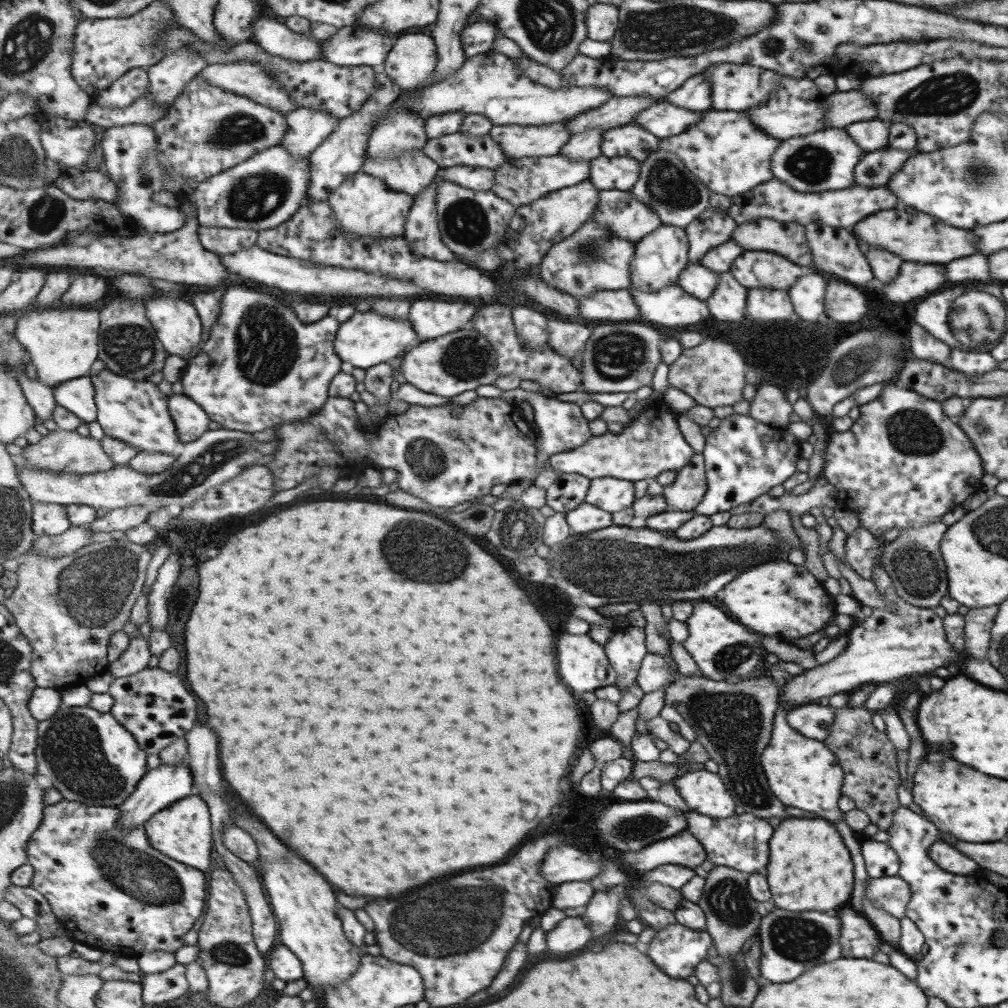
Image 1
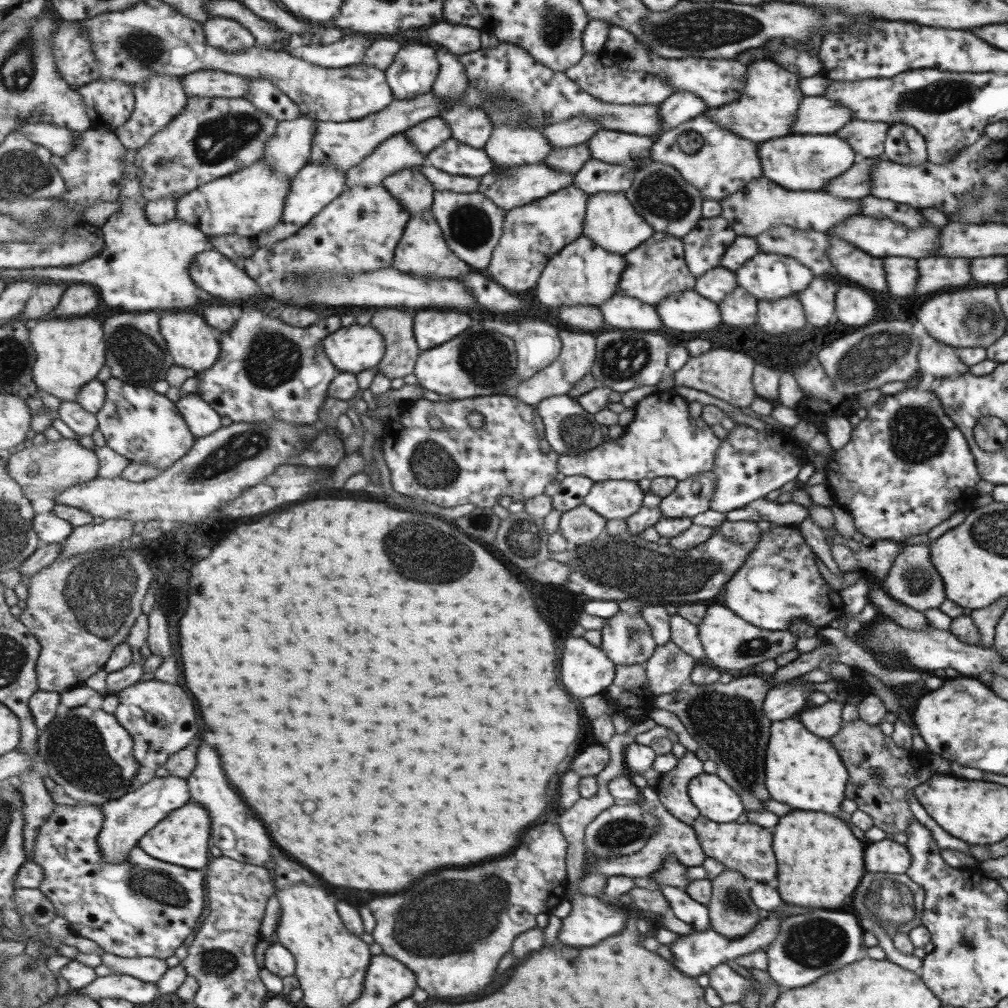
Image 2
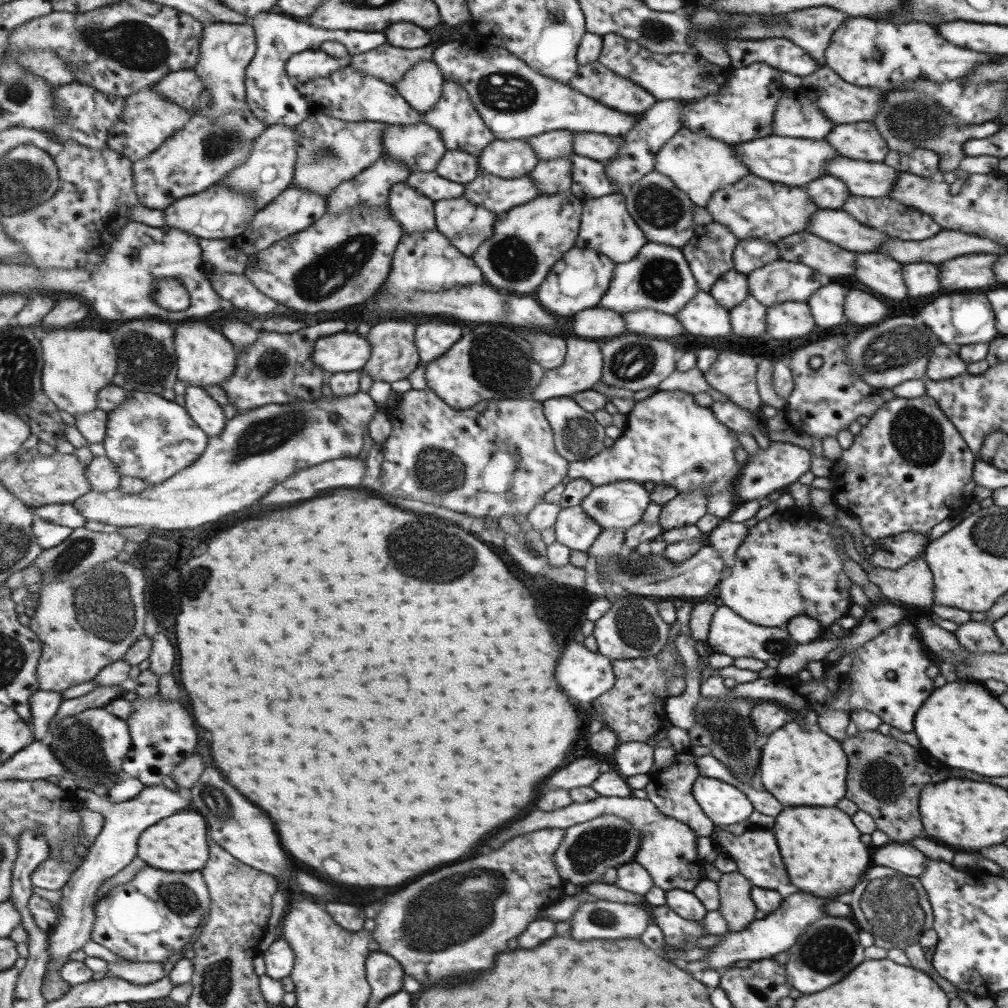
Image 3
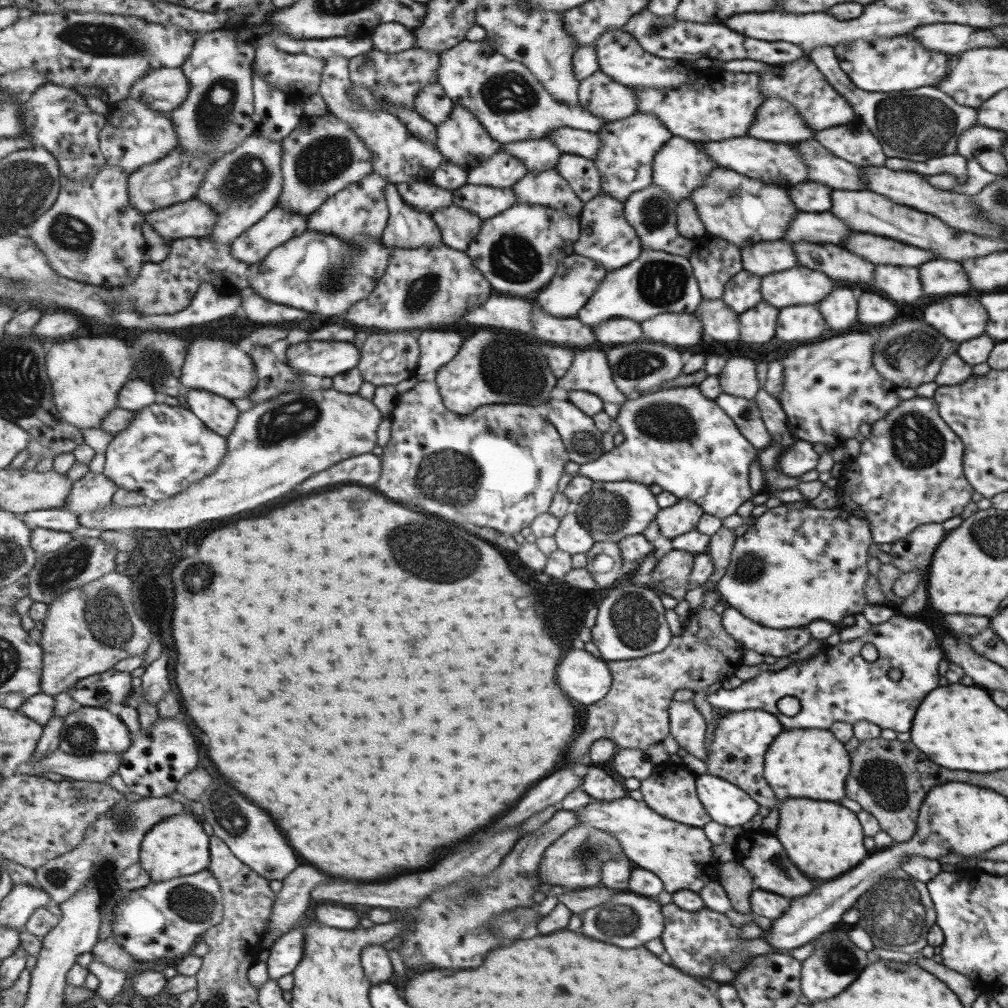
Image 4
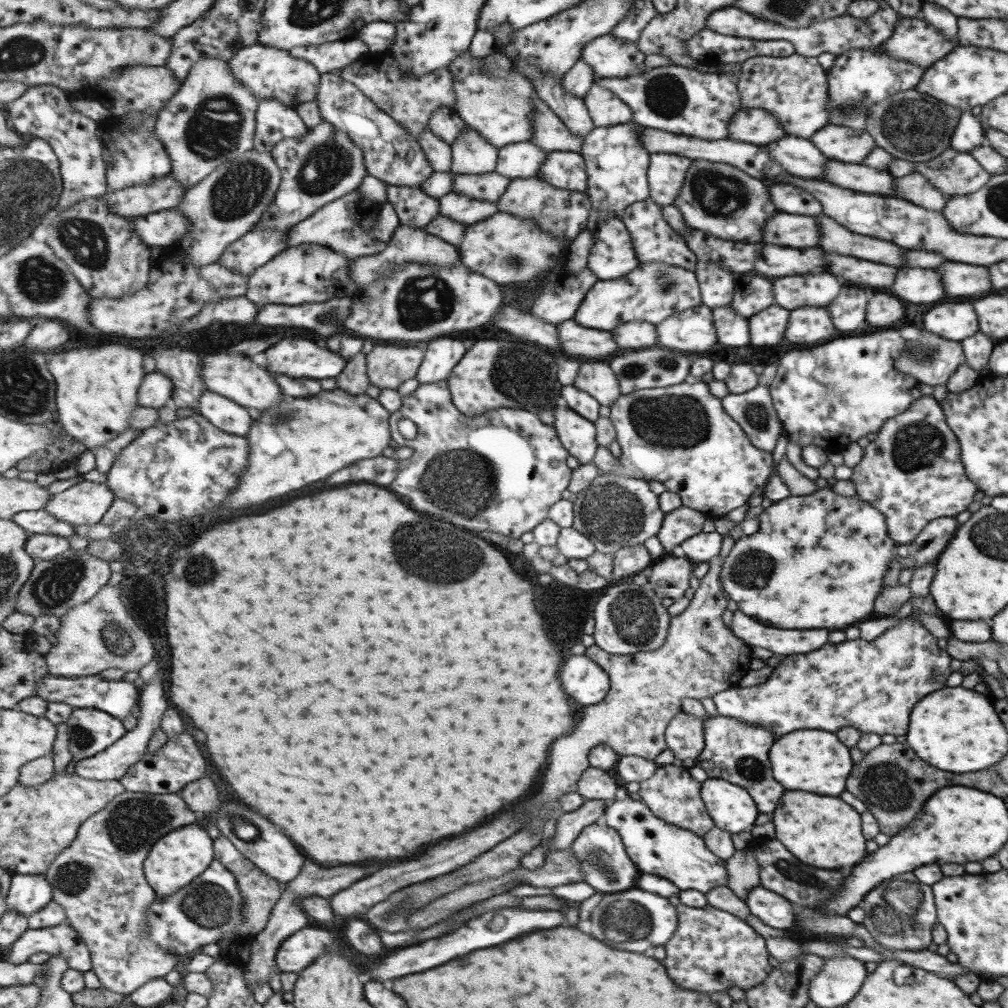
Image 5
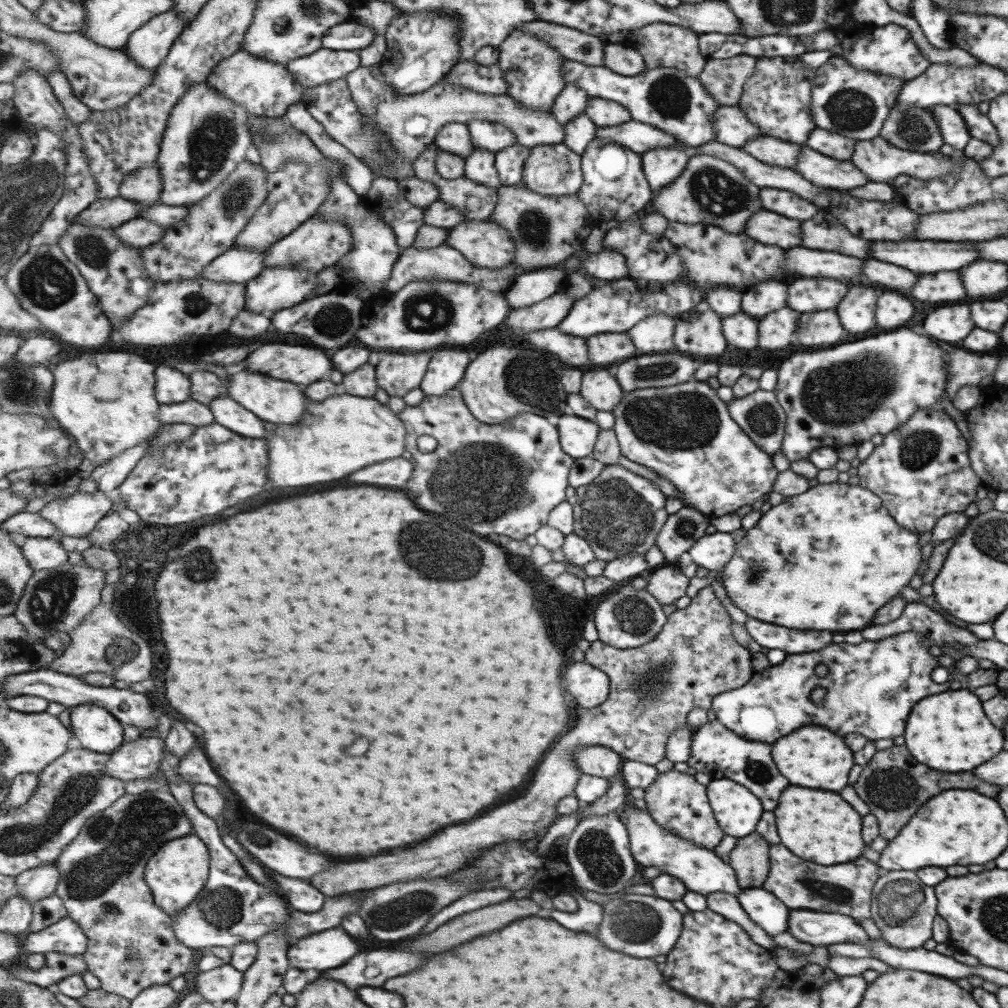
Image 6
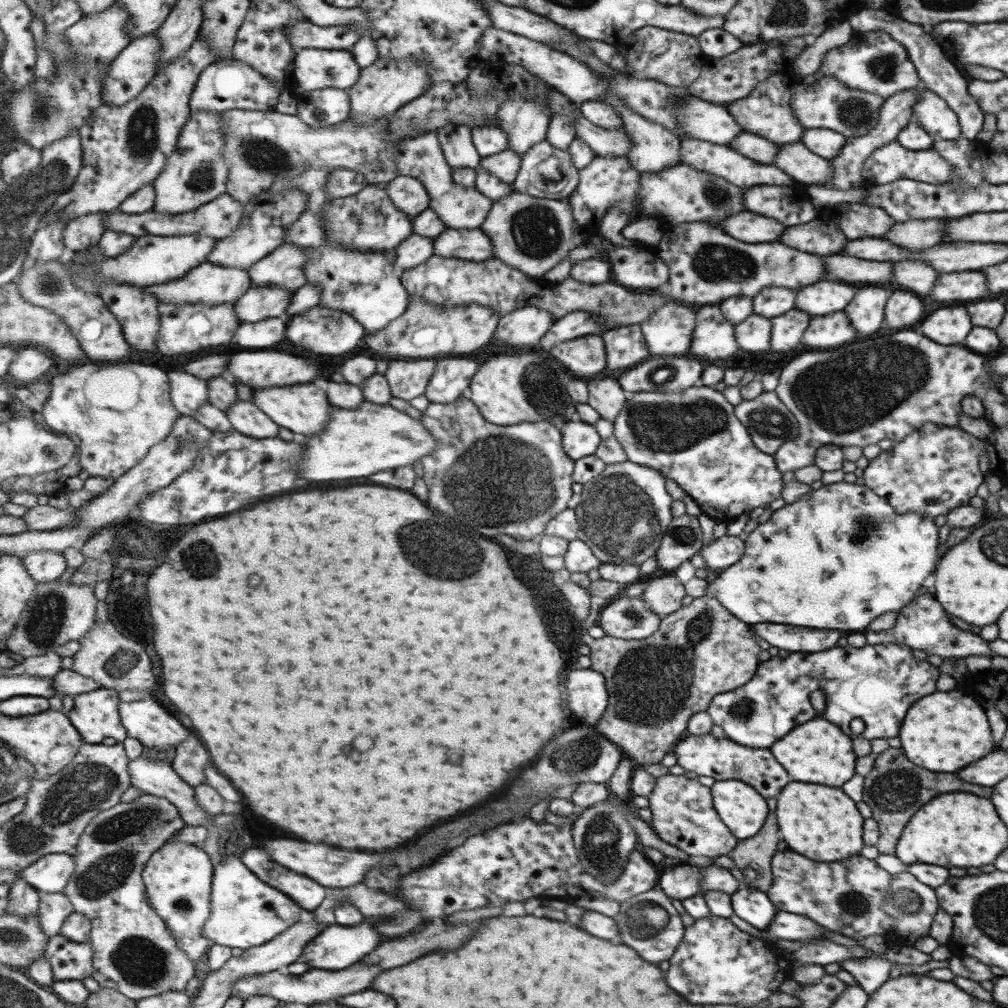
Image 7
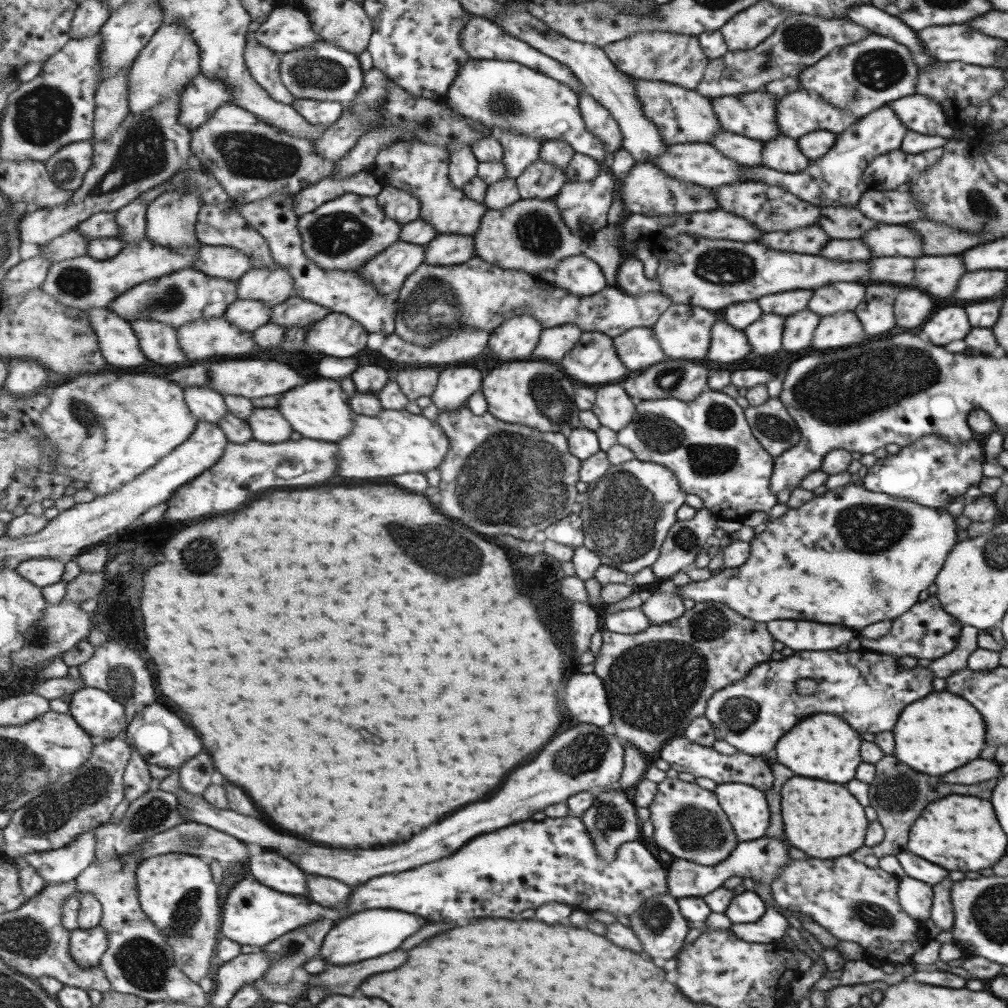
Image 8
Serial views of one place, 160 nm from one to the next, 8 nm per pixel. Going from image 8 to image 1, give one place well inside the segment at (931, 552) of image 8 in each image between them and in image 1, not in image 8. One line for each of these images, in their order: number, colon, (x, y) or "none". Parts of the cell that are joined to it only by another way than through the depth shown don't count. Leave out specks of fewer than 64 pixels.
1: (779, 599)
2: (779, 582)
3: (788, 564)
4: (797, 563)
5: (817, 561)
6: (826, 559)
7: (837, 557)

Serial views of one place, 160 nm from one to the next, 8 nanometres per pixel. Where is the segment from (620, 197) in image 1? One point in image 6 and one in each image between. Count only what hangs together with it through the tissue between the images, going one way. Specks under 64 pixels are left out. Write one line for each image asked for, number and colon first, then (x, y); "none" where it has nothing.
2: (613, 221)
3: (607, 226)
4: (606, 235)
5: (613, 255)
6: (607, 265)

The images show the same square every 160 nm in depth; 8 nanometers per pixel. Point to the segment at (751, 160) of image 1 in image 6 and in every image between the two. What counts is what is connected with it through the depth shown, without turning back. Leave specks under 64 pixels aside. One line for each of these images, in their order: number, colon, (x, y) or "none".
2: (720, 163)
3: (699, 165)
4: (680, 167)
5: (668, 171)
6: (663, 166)

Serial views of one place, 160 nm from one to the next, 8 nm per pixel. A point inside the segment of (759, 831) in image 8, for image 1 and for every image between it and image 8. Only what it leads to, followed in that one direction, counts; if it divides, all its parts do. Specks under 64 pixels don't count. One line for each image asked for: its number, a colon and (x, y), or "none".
1: (703, 791)
2: (717, 801)
3: (723, 803)
4: (727, 804)
5: (732, 809)
6: (737, 810)
7: (739, 805)

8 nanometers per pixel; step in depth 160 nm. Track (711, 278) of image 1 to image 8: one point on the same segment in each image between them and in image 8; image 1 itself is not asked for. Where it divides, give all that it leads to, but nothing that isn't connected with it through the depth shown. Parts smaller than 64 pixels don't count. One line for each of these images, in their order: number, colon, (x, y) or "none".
2: (716, 283)
3: (729, 290)
4: (741, 292)
5: (748, 298)
6: (759, 299)
7: (773, 301)
8: (784, 303)

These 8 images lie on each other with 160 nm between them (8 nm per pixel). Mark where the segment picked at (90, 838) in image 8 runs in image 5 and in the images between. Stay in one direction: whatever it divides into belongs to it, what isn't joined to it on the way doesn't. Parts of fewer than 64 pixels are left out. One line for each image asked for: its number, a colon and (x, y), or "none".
5: (29, 893)
6: (36, 884)
7: (51, 874)

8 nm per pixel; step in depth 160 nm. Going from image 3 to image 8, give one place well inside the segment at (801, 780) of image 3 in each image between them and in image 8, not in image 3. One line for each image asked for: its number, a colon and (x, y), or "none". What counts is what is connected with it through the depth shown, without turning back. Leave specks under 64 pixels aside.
4: (810, 763)
5: (808, 760)
6: (813, 757)
7: (816, 751)
8: (824, 747)

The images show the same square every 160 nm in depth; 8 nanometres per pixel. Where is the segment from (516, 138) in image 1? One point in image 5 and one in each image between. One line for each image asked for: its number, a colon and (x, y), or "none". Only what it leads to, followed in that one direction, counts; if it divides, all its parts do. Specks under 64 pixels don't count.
2: (510, 146)
3: (511, 158)
4: (504, 170)
5: (490, 187)

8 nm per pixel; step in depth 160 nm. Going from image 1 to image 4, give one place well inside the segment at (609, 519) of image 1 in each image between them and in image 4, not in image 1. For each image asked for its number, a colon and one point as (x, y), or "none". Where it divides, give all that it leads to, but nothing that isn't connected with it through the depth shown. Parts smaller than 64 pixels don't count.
2: (582, 525)
3: (574, 528)
4: (572, 537)

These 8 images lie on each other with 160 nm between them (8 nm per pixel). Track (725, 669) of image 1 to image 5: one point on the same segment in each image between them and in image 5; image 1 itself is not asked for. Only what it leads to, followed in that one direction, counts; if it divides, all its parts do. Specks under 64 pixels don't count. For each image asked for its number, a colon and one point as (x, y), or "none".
2: (729, 643)
3: (728, 634)
4: (756, 637)
5: (785, 642)

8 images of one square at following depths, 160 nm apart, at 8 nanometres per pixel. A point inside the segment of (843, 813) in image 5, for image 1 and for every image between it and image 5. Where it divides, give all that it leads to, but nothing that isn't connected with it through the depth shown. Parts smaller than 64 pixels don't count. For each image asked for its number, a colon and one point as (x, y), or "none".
1: (809, 868)
2: (819, 862)
3: (820, 848)
4: (823, 839)

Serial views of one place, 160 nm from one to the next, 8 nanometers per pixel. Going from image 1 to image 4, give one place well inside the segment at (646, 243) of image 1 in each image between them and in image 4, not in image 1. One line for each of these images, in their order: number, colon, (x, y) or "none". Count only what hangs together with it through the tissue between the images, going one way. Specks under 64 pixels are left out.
2: (657, 269)
3: (660, 277)
4: (658, 282)

